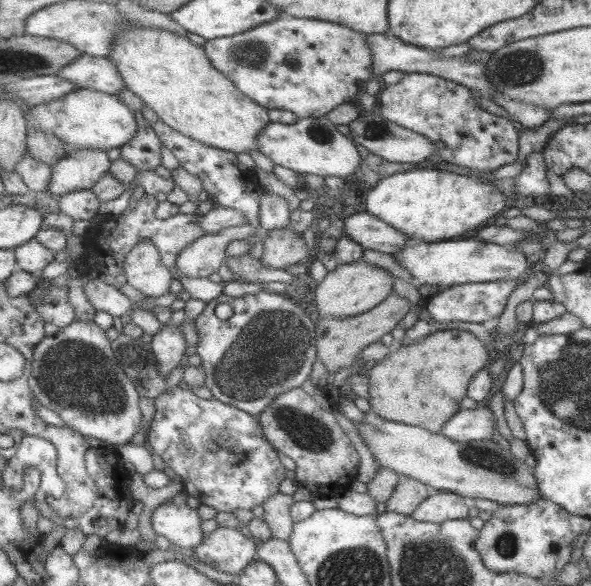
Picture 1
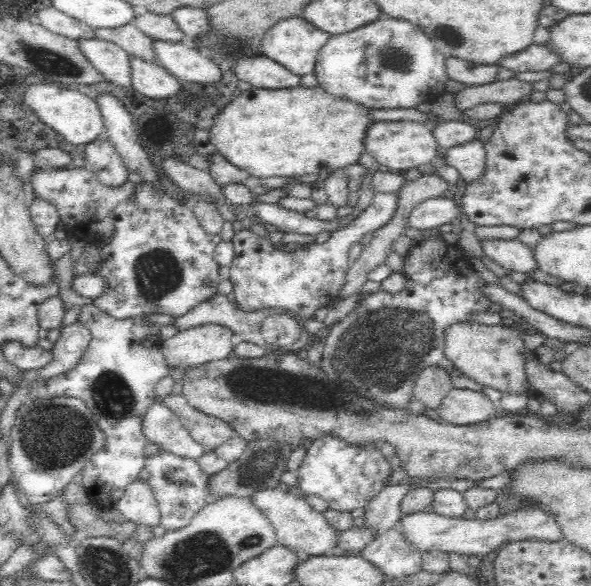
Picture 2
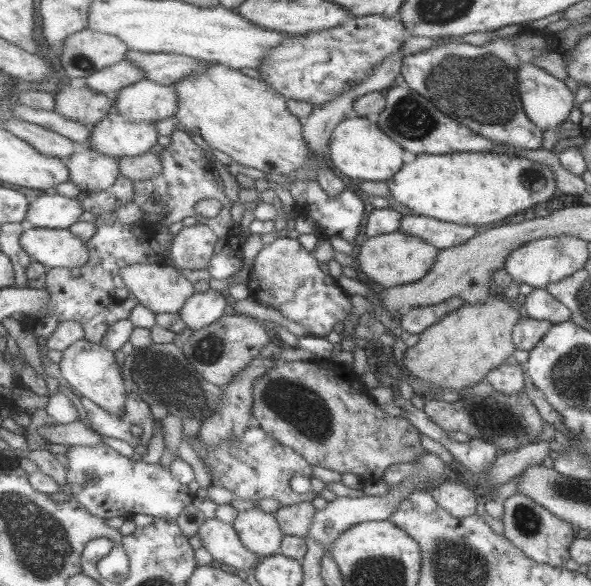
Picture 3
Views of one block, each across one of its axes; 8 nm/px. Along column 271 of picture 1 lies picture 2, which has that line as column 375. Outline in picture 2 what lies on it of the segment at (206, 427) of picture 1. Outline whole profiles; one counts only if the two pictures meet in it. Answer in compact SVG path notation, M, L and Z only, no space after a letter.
M331 434L316 436L311 441L297 472L298 487L306 495L319 496L332 510L352 512L356 508L365 508L376 494L388 486L392 478L390 460L382 456L380 445L376 442L350 444Z

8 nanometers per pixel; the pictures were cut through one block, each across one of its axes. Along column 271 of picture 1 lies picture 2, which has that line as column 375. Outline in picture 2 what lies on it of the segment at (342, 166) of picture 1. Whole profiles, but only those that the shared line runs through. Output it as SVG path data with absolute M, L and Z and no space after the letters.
M380 120L372 122L365 134L365 152L389 171L408 171L428 165L438 154L439 144L432 132L432 125L415 120Z

